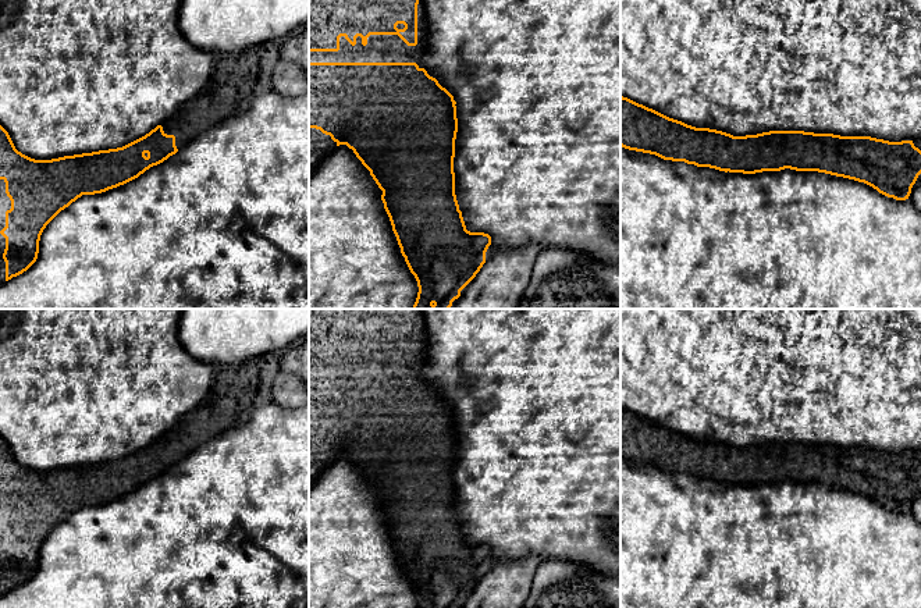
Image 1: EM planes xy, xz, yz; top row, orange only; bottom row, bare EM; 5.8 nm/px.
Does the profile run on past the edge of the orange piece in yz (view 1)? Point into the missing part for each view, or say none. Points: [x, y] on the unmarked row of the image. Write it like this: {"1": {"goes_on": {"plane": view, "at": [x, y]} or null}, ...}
{"1": {"goes_on": null}}

